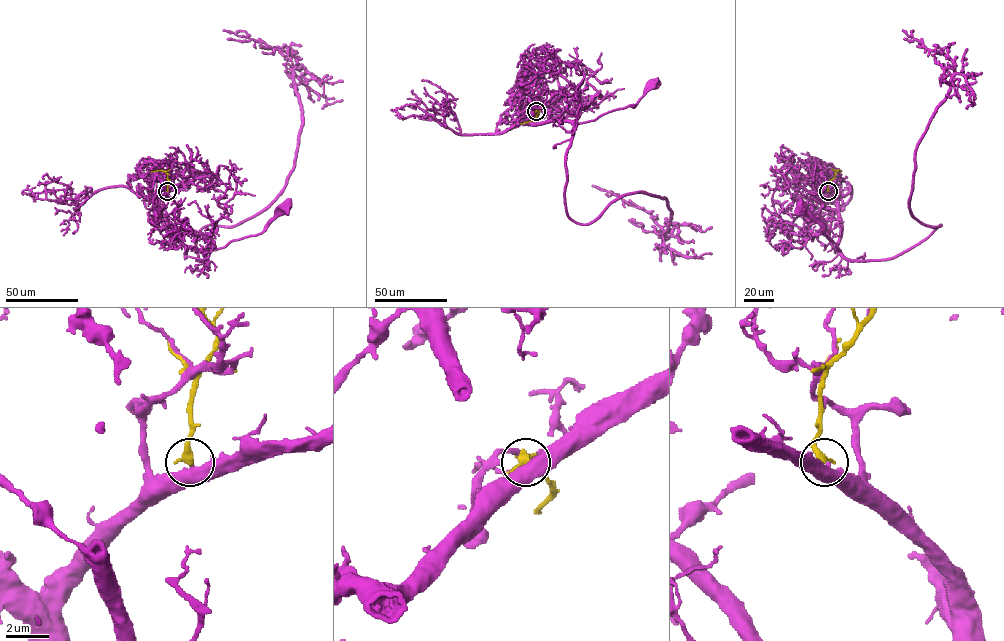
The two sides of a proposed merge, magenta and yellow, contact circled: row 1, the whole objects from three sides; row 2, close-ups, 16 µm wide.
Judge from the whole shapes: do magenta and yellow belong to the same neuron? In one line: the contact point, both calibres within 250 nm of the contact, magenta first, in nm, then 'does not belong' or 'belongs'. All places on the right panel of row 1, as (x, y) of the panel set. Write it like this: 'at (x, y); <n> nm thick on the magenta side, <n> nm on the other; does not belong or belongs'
at (828, 191); 400 nm thick on the magenta side, 380 nm on the other; does not belong

